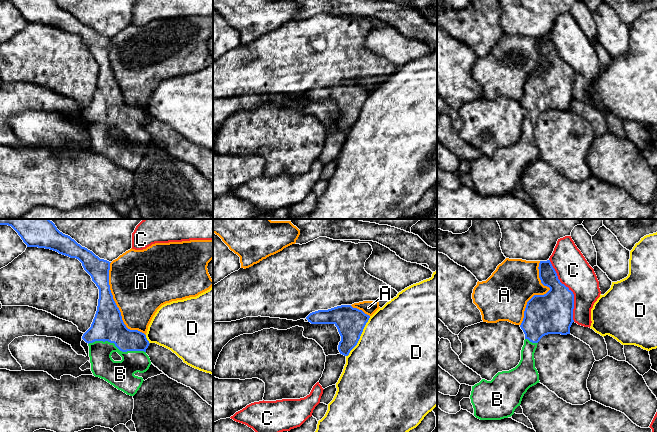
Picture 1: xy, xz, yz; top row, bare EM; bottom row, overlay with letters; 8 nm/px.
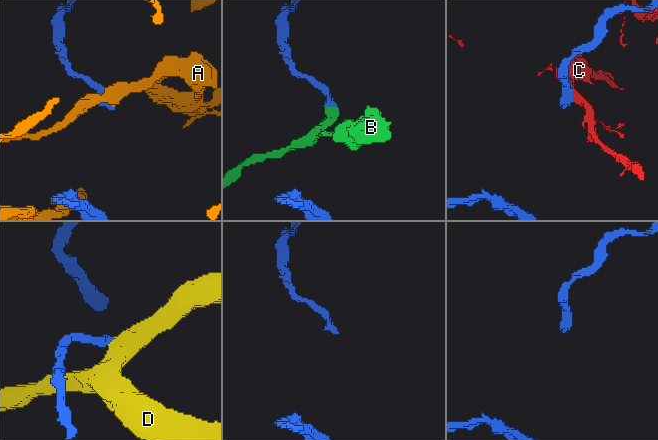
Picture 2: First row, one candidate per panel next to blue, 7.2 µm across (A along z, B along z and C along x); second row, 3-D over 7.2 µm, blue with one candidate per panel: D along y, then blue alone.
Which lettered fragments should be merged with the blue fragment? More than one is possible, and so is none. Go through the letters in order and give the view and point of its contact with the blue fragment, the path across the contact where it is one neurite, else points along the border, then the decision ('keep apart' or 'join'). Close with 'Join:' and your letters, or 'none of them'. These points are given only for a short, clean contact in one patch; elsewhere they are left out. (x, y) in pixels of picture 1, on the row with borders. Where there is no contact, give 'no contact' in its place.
A: meets blue in xy at (115, 304); keep apart
B: meets blue in xy at (117, 347); join
C: meets blue in yz at (570, 290); keep apart
D: meets blue in xz at (360, 335); keep apart
Join: B

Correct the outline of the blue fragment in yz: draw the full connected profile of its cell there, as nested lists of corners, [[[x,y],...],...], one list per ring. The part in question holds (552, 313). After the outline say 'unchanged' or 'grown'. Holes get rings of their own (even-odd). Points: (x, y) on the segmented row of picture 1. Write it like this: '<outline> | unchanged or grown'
[[[550,260],[540,261],[538,269],[541,283],[550,290],[544,295],[534,295],[527,302],[524,318],[520,325],[525,334],[525,340],[519,364],[509,371],[498,372],[491,381],[482,379],[472,386],[470,399],[474,408],[474,416],[480,420],[501,420],[511,417],[515,409],[520,406],[527,390],[540,382],[534,359],[540,339],[548,334],[570,334],[570,327],[574,322],[574,294],[560,282]]] | grown

